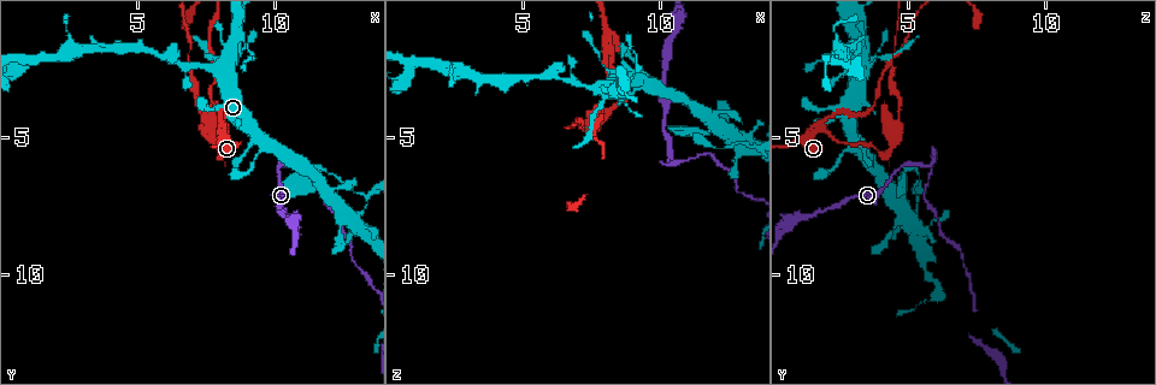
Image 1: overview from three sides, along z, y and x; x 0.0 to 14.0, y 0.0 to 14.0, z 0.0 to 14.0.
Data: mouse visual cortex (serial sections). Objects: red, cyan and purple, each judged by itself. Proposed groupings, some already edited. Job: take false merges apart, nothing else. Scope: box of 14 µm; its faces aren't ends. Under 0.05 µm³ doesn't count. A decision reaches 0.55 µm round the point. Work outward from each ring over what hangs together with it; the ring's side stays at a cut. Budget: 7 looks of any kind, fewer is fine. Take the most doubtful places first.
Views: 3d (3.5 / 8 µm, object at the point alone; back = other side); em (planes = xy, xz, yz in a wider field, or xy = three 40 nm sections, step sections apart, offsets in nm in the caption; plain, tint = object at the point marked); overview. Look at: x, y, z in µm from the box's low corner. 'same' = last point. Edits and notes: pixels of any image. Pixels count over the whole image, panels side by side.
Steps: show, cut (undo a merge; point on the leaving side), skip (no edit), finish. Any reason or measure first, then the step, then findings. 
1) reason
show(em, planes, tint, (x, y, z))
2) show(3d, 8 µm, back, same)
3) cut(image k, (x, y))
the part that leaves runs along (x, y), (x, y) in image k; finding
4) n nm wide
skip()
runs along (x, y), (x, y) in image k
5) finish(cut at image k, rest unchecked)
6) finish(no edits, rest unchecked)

abrupt turn
show(3d, 3.5 µm, back, (10.7, 6.0, 5.9))

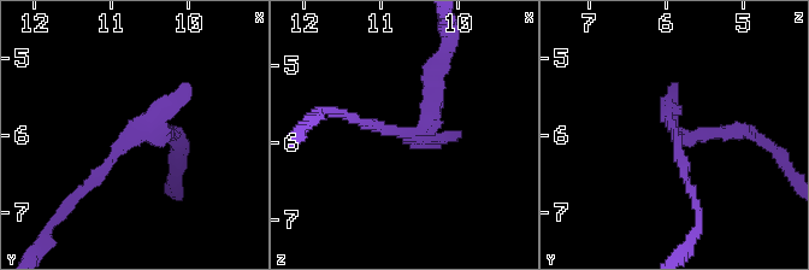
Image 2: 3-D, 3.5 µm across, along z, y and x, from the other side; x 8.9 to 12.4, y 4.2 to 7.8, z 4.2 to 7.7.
now the EM
show(em, xy, step 5, tint, (10.60, 6.00, 5.85))

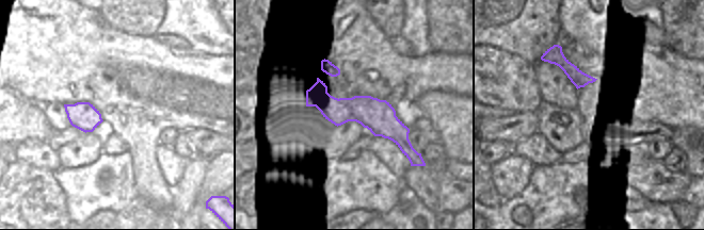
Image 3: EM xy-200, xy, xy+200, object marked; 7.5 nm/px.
cut(image 2, (108, 164))
the part that leaves runs along (140, 136), (120, 144), (61, 215) in image 2; two cells meet here

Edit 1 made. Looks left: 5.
show(overview)

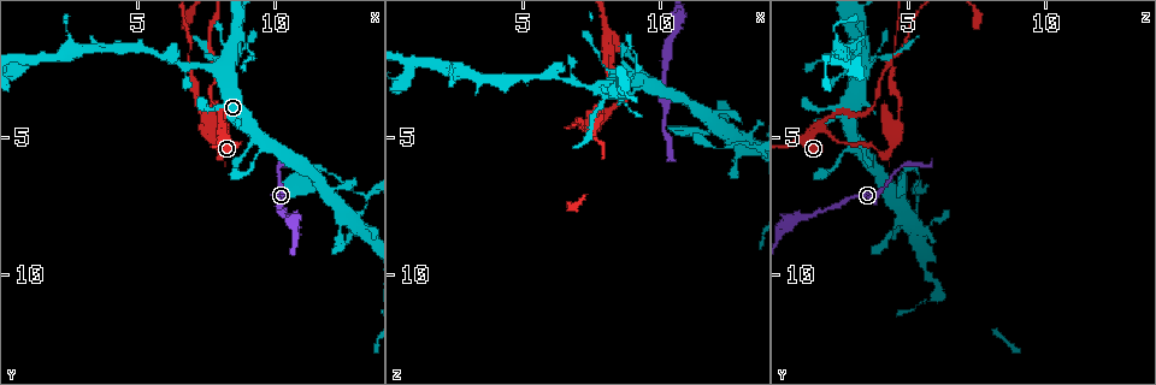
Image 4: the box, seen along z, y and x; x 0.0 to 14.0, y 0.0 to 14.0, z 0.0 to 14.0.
a fork
show(em, xy, step 5, tint, (13.4, 7.2, 5.4))

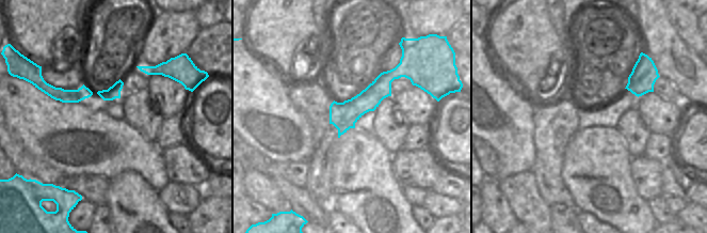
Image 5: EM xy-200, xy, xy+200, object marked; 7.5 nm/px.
show(3d, 3.5 µm, same)

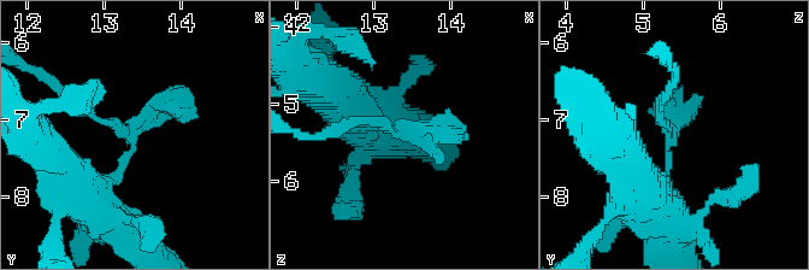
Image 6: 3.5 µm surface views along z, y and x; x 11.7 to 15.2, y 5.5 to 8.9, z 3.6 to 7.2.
arms of 150, 200, 250 nm
skip()
runs along (95, 188), (124, 166), (131, 140), (65, 92) in image 6; one cell here

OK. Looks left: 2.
finish(cut at image 2, rest unchecked)

